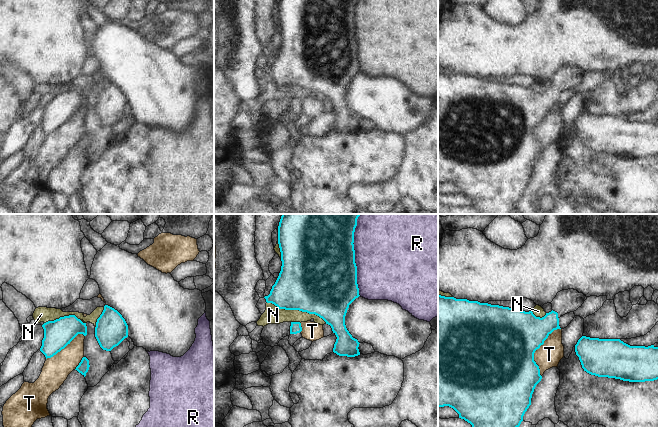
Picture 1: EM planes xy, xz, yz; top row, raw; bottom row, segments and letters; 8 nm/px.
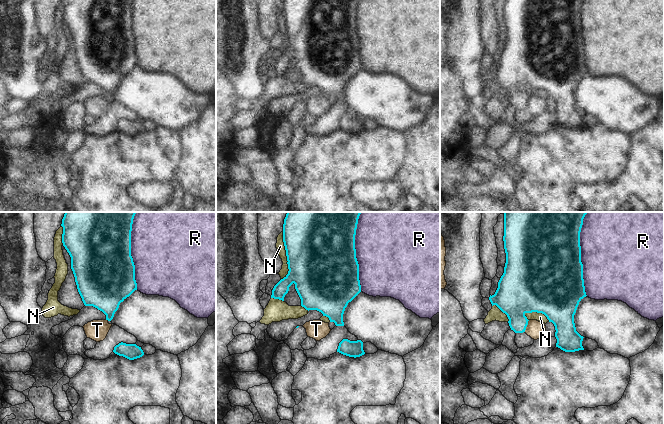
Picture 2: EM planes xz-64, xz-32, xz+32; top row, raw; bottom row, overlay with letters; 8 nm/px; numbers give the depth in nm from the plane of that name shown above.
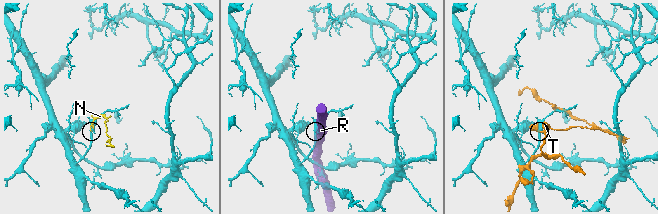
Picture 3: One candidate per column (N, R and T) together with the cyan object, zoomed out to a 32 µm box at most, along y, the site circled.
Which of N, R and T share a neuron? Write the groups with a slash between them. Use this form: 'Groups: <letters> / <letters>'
Groups: N / R / T

